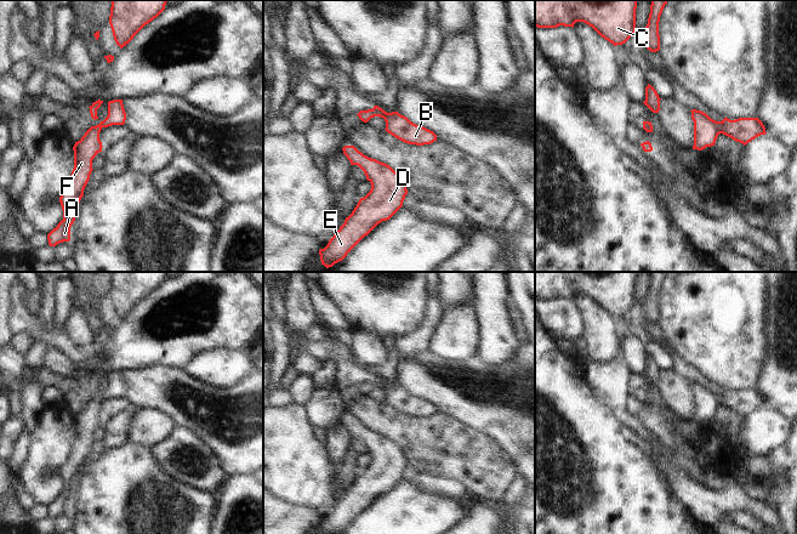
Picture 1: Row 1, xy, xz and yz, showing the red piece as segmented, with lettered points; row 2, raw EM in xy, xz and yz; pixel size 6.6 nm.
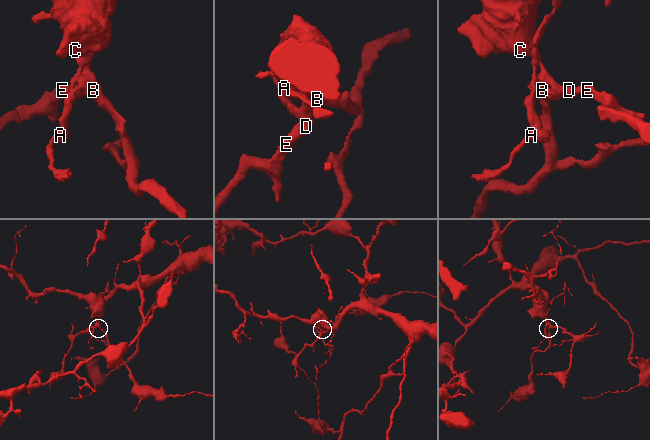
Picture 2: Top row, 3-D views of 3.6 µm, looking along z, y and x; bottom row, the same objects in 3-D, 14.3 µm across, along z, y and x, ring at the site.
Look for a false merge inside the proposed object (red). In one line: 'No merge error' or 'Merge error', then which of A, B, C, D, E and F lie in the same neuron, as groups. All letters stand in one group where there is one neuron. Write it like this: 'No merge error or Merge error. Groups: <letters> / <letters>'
Merge error. Groups: A F / B C D E.

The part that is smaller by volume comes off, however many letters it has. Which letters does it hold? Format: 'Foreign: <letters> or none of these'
Foreign: A, F

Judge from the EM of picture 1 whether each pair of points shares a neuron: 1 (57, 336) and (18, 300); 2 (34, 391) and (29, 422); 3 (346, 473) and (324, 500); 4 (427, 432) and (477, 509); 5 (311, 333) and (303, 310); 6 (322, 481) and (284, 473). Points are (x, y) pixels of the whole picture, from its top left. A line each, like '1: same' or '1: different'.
1: same
2: same
3: different
4: different
5: different
6: same

